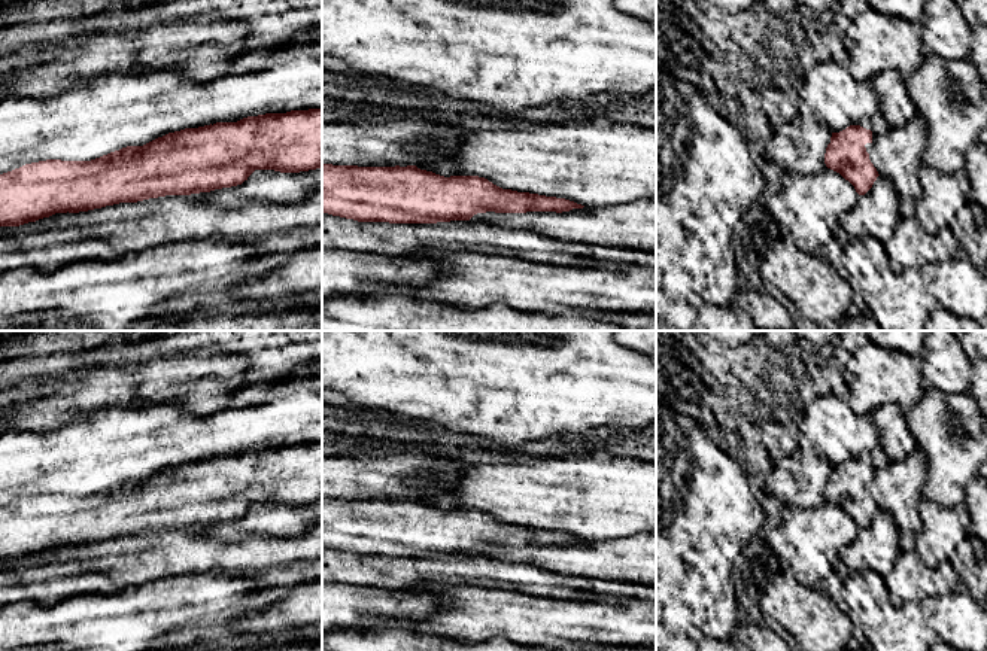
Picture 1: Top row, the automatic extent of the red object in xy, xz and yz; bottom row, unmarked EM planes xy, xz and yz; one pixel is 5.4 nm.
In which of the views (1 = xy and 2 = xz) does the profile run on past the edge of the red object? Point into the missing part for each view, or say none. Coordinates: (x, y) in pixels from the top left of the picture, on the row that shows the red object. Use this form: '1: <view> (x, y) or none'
1: none
2: none

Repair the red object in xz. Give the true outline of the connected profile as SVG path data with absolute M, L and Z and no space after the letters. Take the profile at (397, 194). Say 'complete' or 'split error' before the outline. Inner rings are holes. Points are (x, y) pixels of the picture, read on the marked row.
complete | M322 164L322 213L358 222L437 223L470 220L477 213L570 212L584 206L556 197L502 189L485 177L444 177L416 165L358 167Z

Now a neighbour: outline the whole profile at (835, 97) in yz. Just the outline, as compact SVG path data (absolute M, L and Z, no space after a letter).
M816 63L804 72L796 98L808 104L814 118L832 133L839 133L880 112L880 101L871 82L857 82L847 69Z

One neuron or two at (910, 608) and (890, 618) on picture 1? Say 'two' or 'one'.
one

